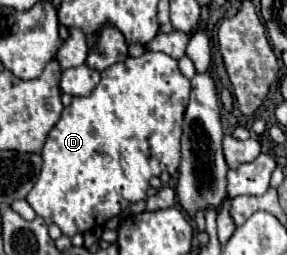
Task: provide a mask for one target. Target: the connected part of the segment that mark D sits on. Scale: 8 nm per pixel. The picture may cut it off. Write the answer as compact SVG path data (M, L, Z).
M145 51L137 59L129 57L105 69L93 93L89 97L75 97L73 103L63 109L59 123L51 129L43 147L43 169L27 195L27 203L47 225L55 223L63 235L73 237L75 233L91 231L93 223L103 225L129 205L145 199L151 177L159 177L163 171L177 173L179 169L179 139L189 93L189 79L181 75L177 61L165 53Z

